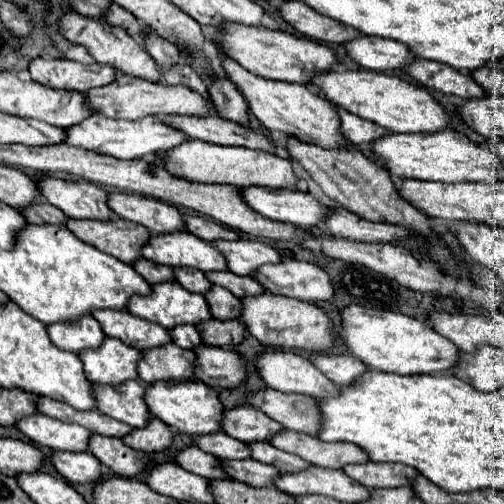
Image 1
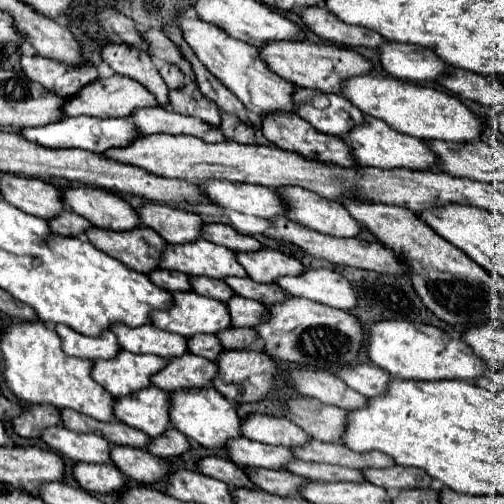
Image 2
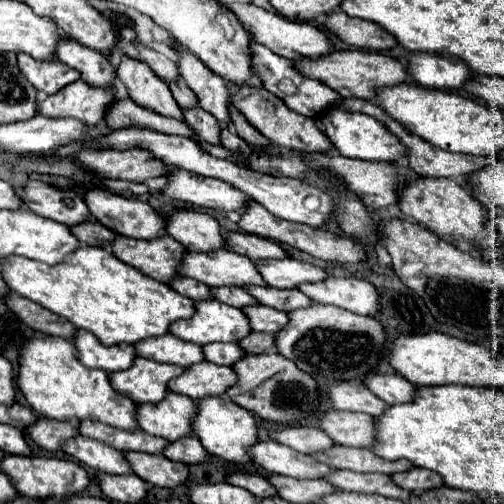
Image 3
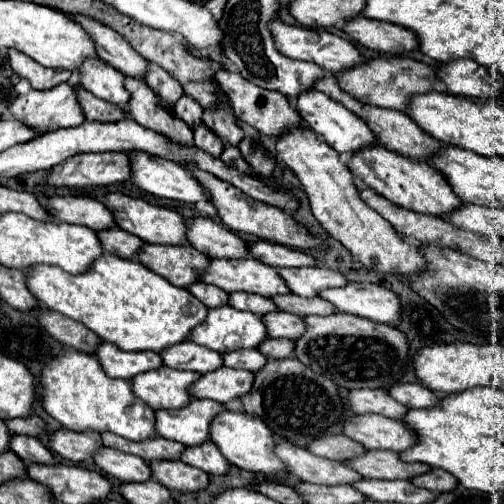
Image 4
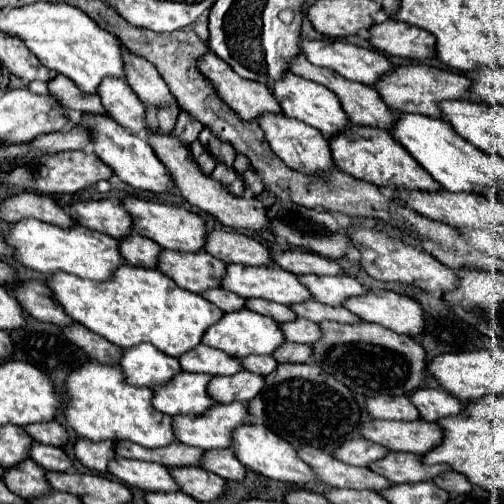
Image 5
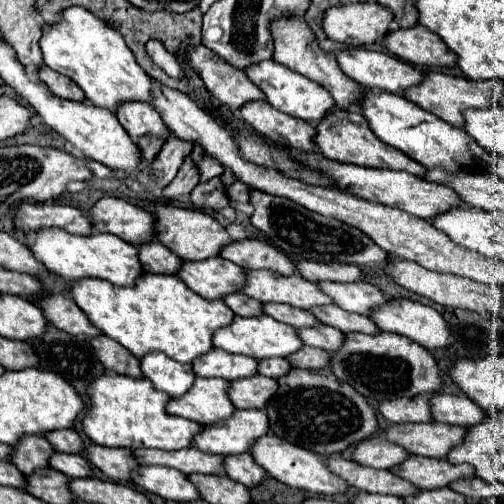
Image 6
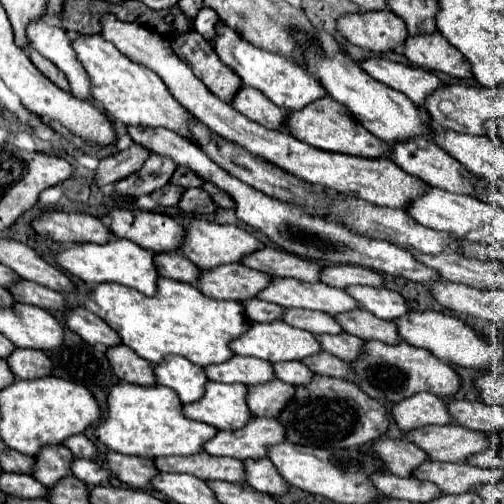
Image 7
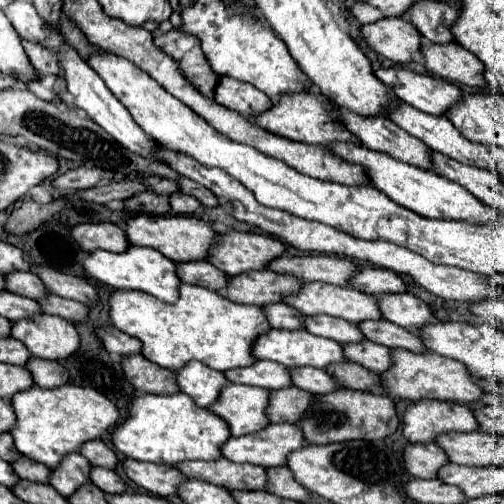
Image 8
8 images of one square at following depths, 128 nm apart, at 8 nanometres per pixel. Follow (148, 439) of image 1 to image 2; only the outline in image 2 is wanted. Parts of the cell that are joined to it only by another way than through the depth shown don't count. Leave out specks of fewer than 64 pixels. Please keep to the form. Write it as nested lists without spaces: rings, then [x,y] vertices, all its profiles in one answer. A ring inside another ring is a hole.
[[[170,428],[164,436],[154,438],[152,444],[148,444],[148,452],[154,454],[154,456],[160,456],[160,458],[180,456],[180,454],[184,454],[188,450],[190,450],[188,438],[176,428]]]

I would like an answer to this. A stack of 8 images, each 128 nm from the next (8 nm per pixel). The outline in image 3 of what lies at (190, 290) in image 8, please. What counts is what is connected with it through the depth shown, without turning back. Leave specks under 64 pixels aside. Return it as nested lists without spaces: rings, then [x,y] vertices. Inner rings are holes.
[[[82,246],[62,264],[26,264],[26,258],[2,260],[6,284],[32,302],[74,322],[76,328],[92,332],[104,346],[136,344],[152,336],[168,334],[170,324],[194,314],[194,300],[178,294],[168,284],[144,276],[138,268],[118,260],[108,248]]]

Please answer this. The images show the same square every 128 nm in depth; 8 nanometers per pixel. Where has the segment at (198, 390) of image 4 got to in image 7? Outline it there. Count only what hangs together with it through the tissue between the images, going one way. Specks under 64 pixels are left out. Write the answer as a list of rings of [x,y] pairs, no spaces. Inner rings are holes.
[[[282,380],[250,386],[248,406],[254,416],[276,418],[280,414],[280,408],[284,408],[284,404],[292,400],[292,392],[296,392],[296,388],[290,384],[284,384]]]

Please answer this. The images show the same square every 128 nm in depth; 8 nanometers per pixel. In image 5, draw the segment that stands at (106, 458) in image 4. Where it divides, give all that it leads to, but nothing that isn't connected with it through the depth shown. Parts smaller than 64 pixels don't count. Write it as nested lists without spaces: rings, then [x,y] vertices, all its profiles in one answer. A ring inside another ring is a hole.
[[[118,456],[118,460],[114,458],[108,464],[108,470],[124,484],[136,486],[144,492],[178,492],[180,490],[170,470],[156,462],[128,460],[128,458]]]

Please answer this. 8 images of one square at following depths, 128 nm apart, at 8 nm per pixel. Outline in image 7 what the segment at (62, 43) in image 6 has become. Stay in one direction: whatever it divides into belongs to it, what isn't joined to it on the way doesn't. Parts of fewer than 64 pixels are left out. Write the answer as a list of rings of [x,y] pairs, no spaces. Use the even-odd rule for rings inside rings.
[[[78,36],[72,42],[78,60],[84,64],[86,72],[92,78],[92,96],[102,104],[102,108],[118,122],[126,126],[140,126],[140,128],[168,128],[180,136],[184,136],[188,142],[198,144],[190,126],[194,116],[184,110],[168,92],[160,76],[156,76],[152,70],[134,64],[128,60],[116,46],[112,46],[102,36]]]

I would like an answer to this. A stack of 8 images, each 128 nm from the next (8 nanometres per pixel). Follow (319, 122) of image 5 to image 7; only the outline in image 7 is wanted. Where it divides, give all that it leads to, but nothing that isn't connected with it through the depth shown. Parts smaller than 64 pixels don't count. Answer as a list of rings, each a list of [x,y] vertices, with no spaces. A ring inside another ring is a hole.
[[[224,22],[216,24],[216,36],[212,38],[212,44],[214,44],[218,58],[228,68],[232,68],[246,86],[258,88],[264,96],[268,96],[280,108],[300,110],[306,104],[310,104],[326,94],[326,90],[320,86],[320,82],[312,74],[308,74],[300,64],[296,64],[294,60],[290,60],[286,56],[278,56],[264,48],[256,48],[254,44],[244,40],[238,32],[234,32]]]

